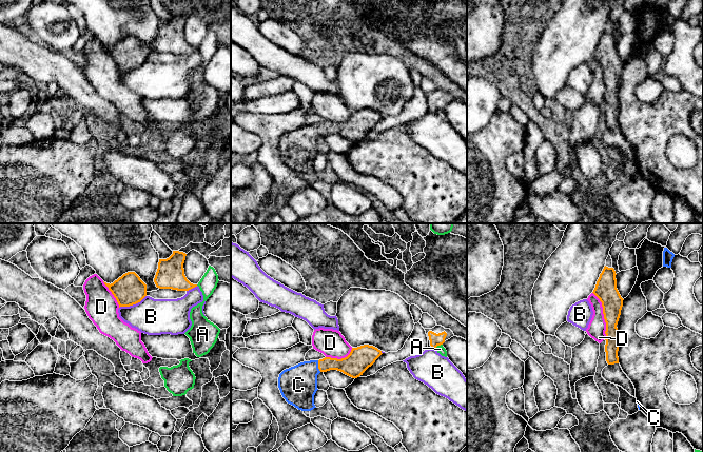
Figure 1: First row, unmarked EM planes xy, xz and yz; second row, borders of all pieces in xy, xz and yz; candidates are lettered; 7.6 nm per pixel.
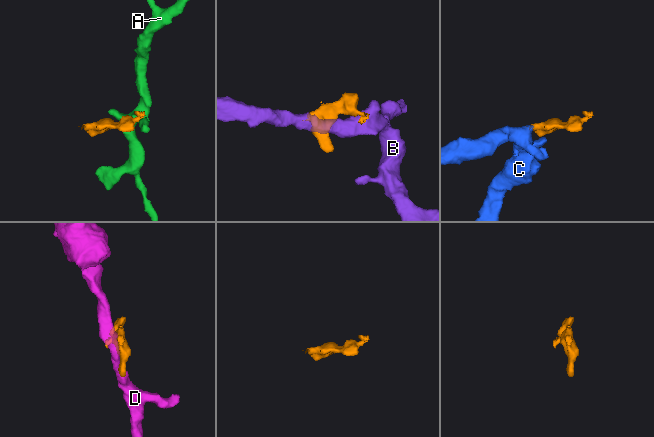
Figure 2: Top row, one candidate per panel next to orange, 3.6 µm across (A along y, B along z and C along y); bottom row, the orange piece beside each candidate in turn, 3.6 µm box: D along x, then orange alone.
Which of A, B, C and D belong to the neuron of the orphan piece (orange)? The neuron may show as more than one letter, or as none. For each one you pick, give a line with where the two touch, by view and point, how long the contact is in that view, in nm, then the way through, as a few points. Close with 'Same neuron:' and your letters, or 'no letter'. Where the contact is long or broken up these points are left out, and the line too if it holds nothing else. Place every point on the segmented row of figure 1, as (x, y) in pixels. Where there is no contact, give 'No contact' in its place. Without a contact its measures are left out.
C: Touches orange at xz (318, 366). Shared border 90 nm. Path across: xz (351, 366), (318, 366), (298, 385)
Same neuron: C

